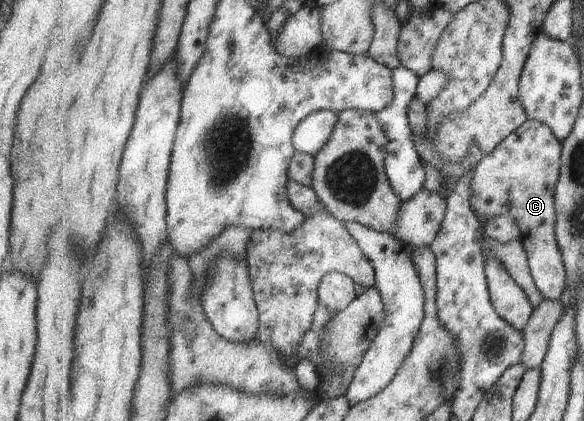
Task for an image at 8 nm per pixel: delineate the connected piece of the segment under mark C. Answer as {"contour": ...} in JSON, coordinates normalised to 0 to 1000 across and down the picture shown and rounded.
{"contour":[[[902,283],[877,321],[872,321],[841,368],[830,368],[812,399],[808,423],[808,496],[818,520],[830,532],[851,513],[875,513],[887,527],[892,544],[897,587],[906,601],[908,644],[920,667],[920,679],[935,710],[952,715],[966,698],[973,646],[967,637],[966,608],[952,563],[952,442],[959,432],[961,373],[966,344],[955,323],[926,287]]]}

